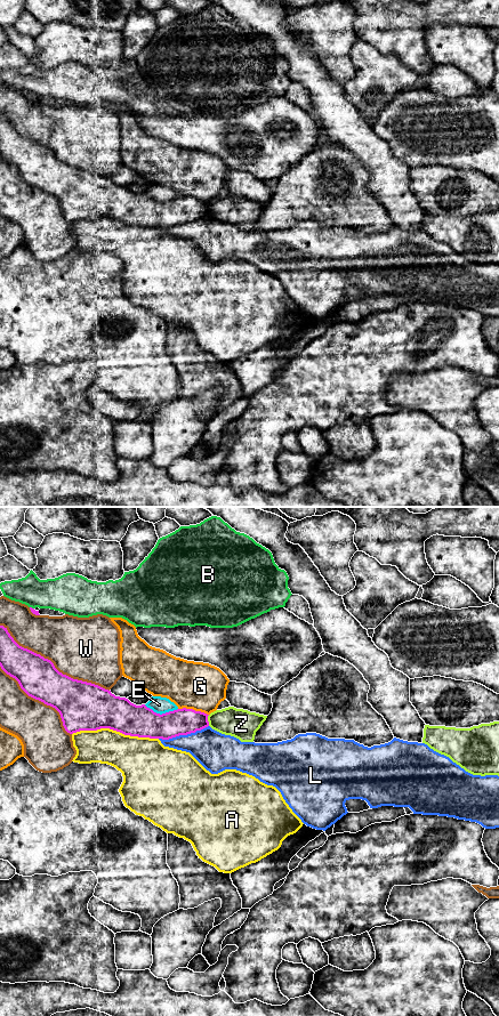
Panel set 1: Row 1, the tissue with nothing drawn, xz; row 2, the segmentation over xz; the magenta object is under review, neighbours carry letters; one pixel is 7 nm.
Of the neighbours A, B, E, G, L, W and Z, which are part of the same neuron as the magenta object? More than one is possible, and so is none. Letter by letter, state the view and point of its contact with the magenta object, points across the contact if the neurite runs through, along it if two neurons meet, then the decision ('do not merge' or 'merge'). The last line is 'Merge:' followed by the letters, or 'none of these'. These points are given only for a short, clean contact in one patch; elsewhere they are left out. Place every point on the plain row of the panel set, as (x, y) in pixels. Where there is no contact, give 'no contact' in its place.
A: contact xz (115, 218); do not merge
B: contact xz (31, 96); do not merge
E: contact xz (162, 202); do not merge
G: contact xz (192, 198); do not merge
L: contact xz (183, 223); do not merge
W: contact xz (53, 153); do not merge
Z: contact xz (207, 209); border xz (209, 203), (208, 214); do not merge
Merge: none of these

